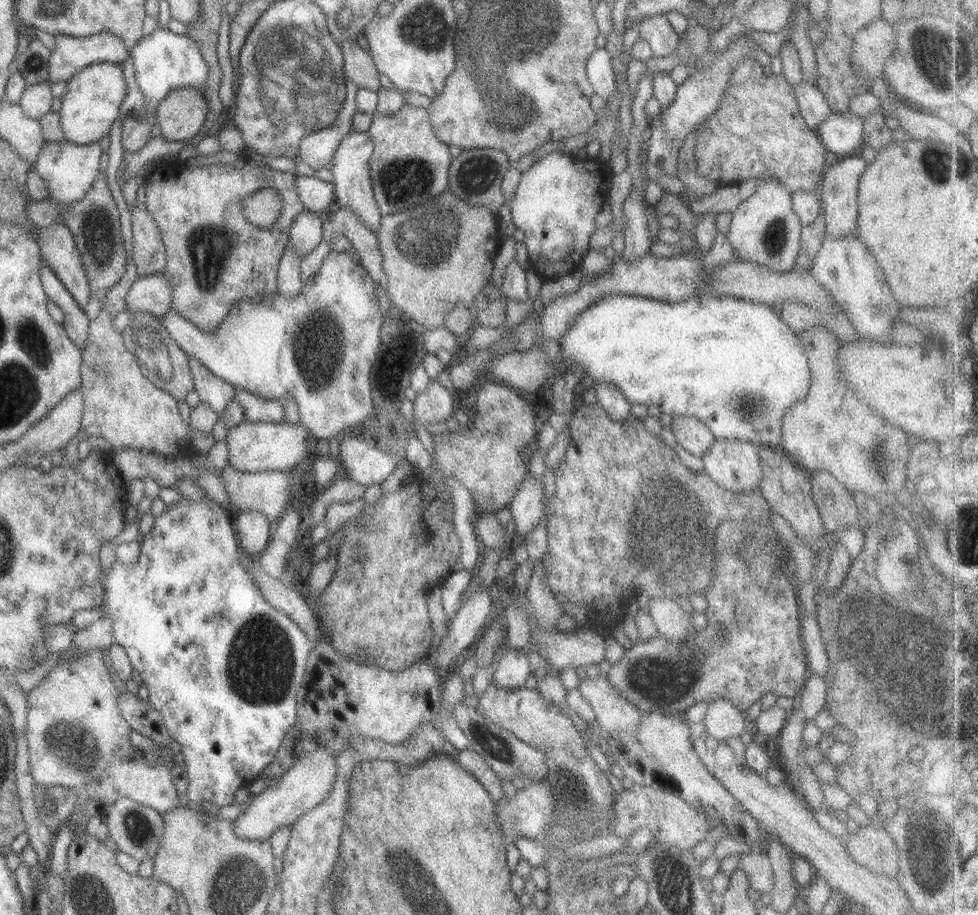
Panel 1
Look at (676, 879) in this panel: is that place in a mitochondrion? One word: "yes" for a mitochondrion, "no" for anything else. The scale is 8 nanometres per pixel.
yes

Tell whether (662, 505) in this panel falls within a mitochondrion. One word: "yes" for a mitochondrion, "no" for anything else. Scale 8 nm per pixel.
yes

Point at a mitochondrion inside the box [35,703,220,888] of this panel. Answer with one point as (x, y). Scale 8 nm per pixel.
(75, 746)

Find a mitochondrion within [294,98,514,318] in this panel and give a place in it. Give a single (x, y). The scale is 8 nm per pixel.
(432, 234)

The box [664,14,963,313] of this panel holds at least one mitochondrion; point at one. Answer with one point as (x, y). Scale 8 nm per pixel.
(930, 52)

